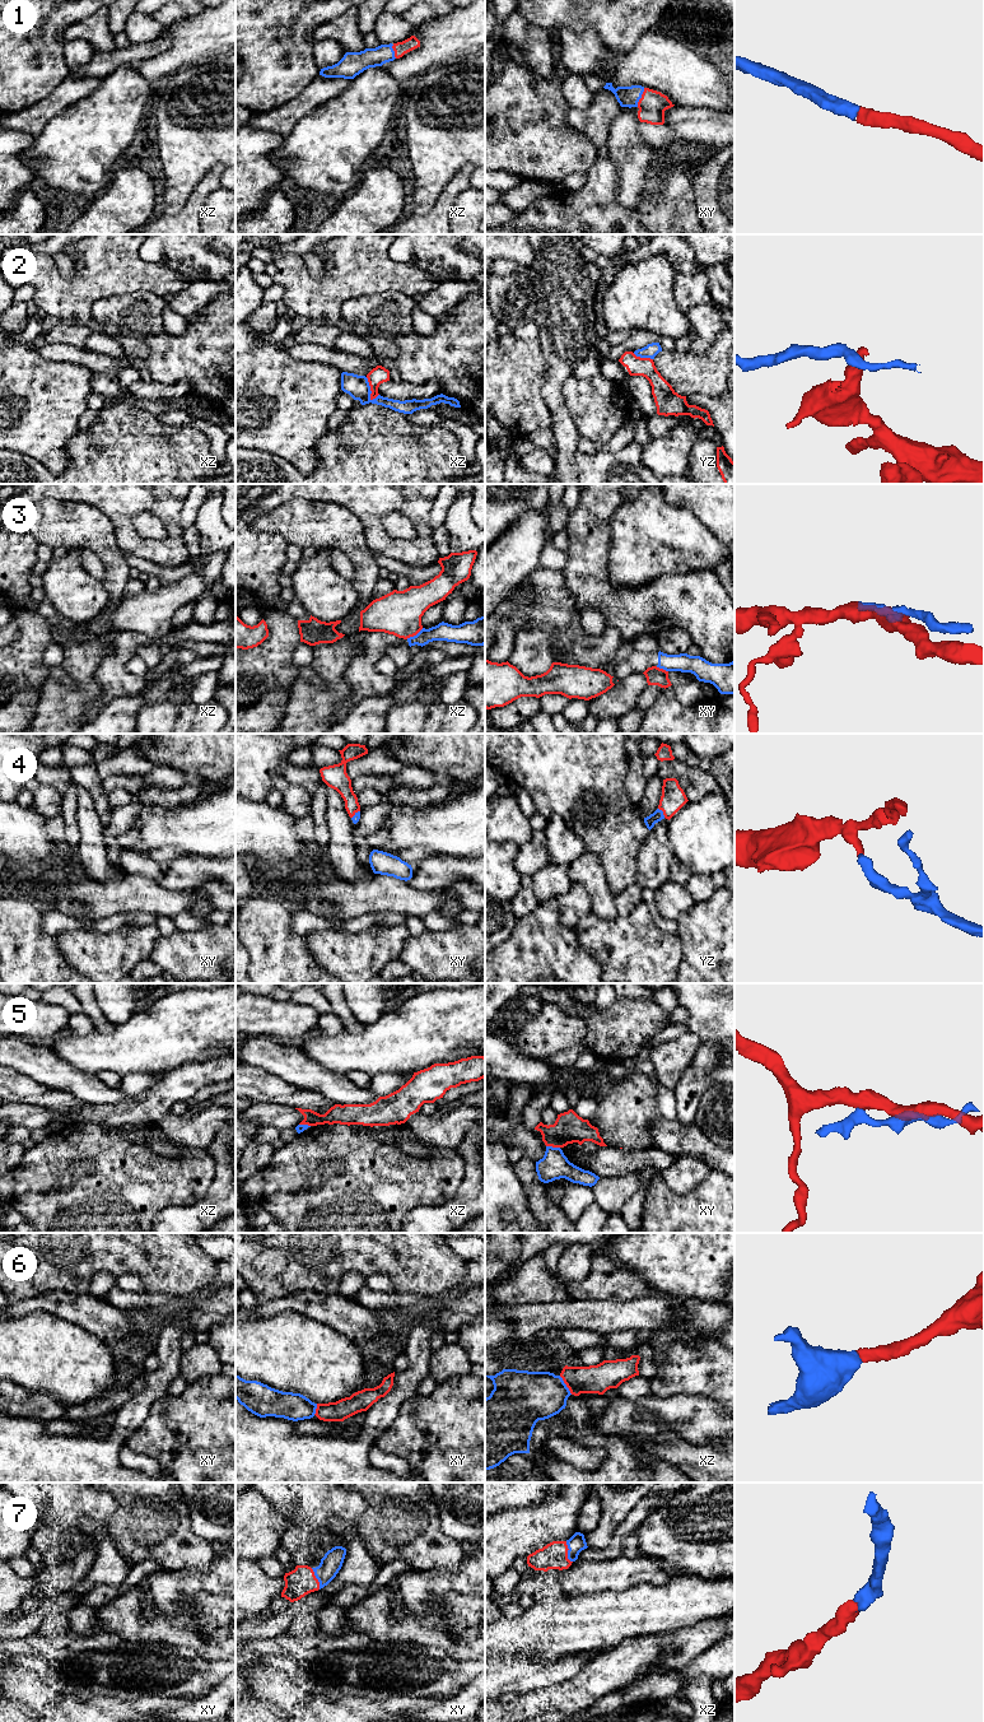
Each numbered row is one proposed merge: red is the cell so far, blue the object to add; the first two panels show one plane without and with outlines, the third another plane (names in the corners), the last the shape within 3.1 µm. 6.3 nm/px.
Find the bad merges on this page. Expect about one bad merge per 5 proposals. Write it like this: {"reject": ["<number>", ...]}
{"reject": ["2", "3", "5"]}

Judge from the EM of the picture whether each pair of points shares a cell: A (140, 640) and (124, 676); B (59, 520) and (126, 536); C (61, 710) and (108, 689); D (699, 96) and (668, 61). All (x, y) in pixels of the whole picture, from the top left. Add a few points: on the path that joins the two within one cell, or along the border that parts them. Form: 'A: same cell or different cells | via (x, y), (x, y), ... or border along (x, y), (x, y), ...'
A: same cell | via (130, 647), (120, 657), (120, 666)
B: different cells | border along (98, 508), (110, 521), (116, 544), (125, 554)
C: different cells | border along (102, 661), (96, 671), (101, 696), (84, 716)
D: same cell | via (694, 87), (677, 70)

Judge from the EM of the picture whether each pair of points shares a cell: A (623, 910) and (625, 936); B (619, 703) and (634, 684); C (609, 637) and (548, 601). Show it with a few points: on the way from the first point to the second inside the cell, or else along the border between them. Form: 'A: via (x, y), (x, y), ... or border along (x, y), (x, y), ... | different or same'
A: border along (642, 901), (628, 915), (618, 916) | different
B: via (621, 698), (629, 689) | same
C: via (593, 641), (586, 641), (563, 617) | same

